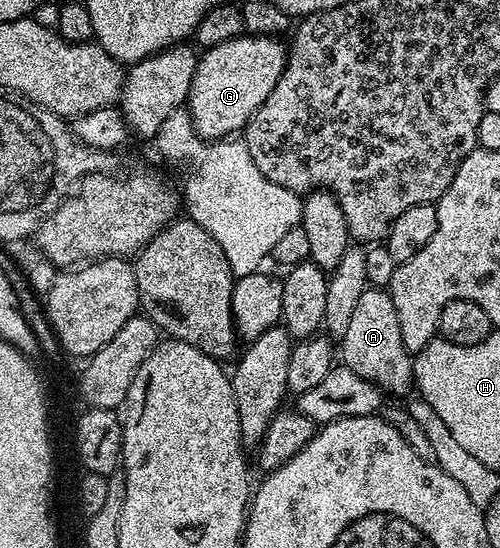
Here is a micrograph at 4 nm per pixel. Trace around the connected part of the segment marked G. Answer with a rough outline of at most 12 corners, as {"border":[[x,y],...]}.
{"border":[[278,36],[199,56],[185,105],[197,136],[242,133],[287,65]]}

